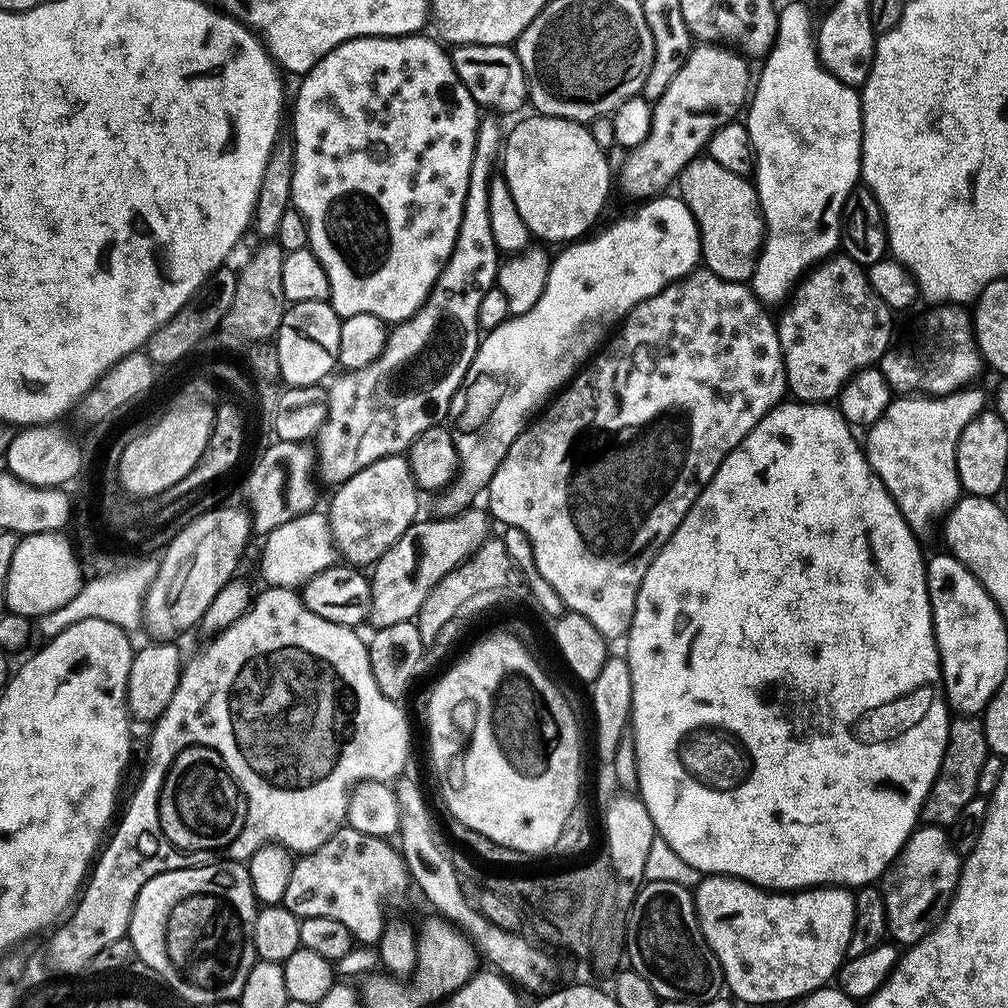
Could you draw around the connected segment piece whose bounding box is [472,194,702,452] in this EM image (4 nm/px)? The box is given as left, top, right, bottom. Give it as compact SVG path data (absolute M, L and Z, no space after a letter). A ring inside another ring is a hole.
M668 195L645 199L637 212L622 217L597 236L589 235L569 243L565 247L568 249L551 261L542 298L534 302L531 310L504 320L484 336L485 340L483 337L479 341L472 361L476 368L492 368L492 412L496 412L496 416L492 416L492 448L496 448L496 452L505 448L504 444L510 447L516 441L537 409L571 381L581 365L601 347L610 329L619 325L629 310L658 294L668 284L683 279L701 263L700 231L696 229L696 219L683 200Z

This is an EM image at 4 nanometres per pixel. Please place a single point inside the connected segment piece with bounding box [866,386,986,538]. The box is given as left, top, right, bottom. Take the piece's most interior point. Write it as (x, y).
(912, 449)

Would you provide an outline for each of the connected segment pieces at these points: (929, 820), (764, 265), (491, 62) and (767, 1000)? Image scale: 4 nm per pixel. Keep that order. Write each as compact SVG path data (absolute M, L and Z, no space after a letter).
M976 714L953 715L948 721L948 744L944 748L940 769L924 800L924 806L920 809L920 820L924 824L955 825L962 810L966 810L966 802L978 795L978 774L988 755L990 753L983 719Z
M788 4L784 9L779 9L776 40L762 63L760 77L757 80L755 77L754 91L746 108L748 142L754 153L754 183L760 199L760 210L764 213L766 233L750 287L761 302L787 301L805 273L829 259L841 247L840 225L844 203L862 176L862 96L853 85L842 83L824 69L820 54L816 51L814 20L812 24L812 16L804 4Z
M464 44L451 49L452 65L459 80L481 107L510 114L518 111L528 98L528 83L524 77L524 67L515 49L509 45Z
M709 874L709 876L705 875L700 883L696 885L694 899L696 901L696 916L700 919L702 934L710 946L710 950L714 950L714 954L718 958L720 969L724 972L724 983L727 991L732 991L733 994L731 993L731 995L737 1001L739 1001L738 999L745 1000L748 1004L780 1004L783 1000L795 1002L801 996L825 987L831 981L828 979L831 976L833 979L839 973L840 965L844 963L847 957L850 934L854 926L854 902L856 897L849 889L843 886L813 886L807 890L797 891L795 894L785 894L780 890L765 890L757 886L757 884L740 880L736 876Z

